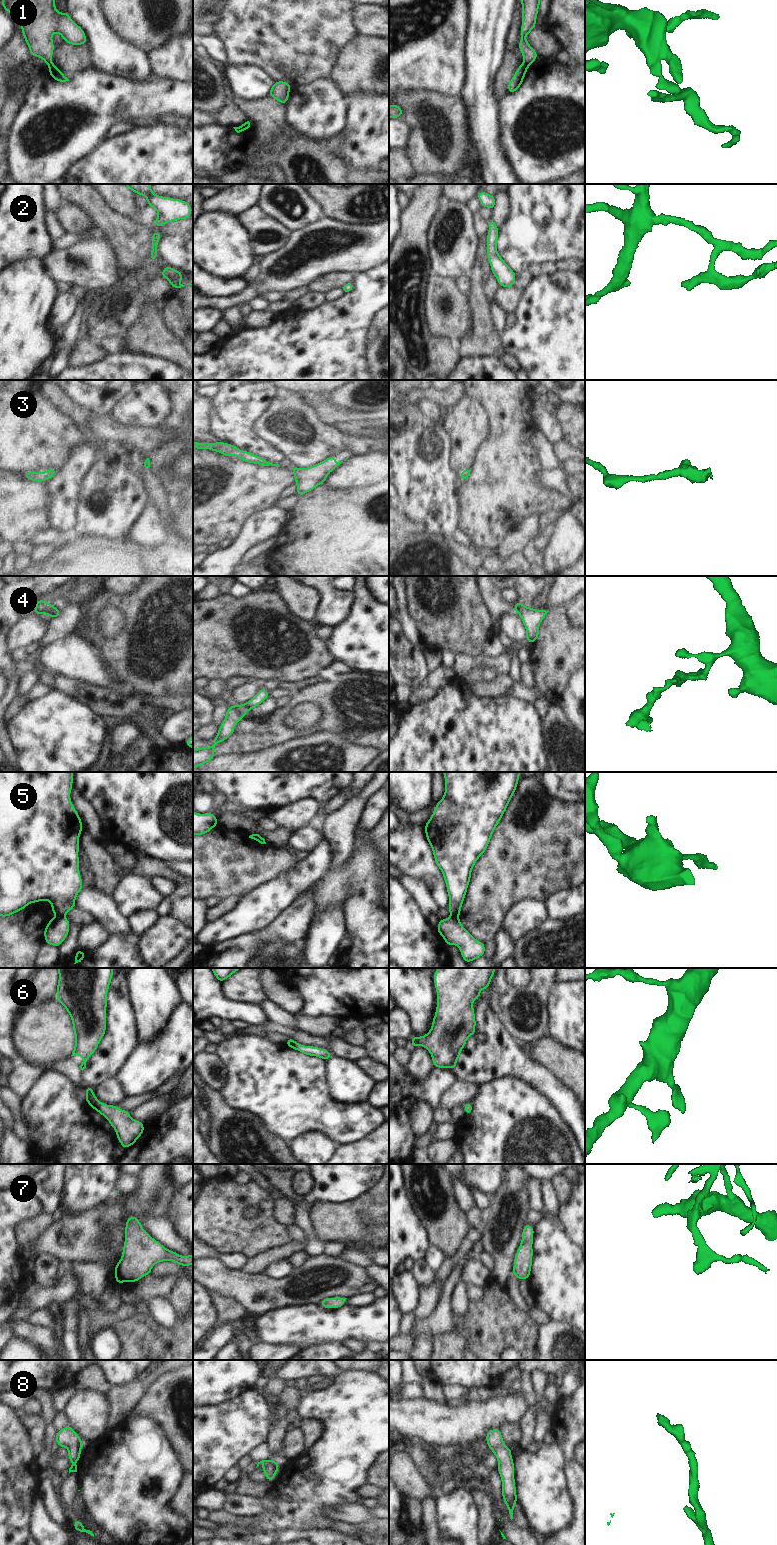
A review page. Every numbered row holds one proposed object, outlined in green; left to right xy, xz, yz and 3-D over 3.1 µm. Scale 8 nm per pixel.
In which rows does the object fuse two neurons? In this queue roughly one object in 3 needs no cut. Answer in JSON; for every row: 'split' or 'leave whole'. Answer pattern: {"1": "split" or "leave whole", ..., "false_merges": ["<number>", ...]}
{"1": "split", "2": "leave whole", "3": "leave whole", "4": "leave whole", "5": "split", "6": "leave whole", "7": "leave whole", "8": "leave whole", "false_merges": ["1", "5"]}

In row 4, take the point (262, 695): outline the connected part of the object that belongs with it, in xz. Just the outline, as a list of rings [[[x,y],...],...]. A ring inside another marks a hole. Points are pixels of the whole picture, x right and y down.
[[[262,687],[252,700],[247,701],[243,705],[231,705],[225,712],[226,718],[219,726],[219,731],[213,739],[213,745],[210,747],[199,747],[193,750],[193,769],[208,763],[214,758],[216,745],[234,733],[234,727],[246,716],[246,712],[260,705],[269,696],[270,694]]]

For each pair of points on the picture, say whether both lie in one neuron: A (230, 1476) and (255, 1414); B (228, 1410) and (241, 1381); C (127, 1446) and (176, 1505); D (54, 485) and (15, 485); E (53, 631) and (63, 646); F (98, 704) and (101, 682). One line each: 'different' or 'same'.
A: different
B: different
C: different
D: different
E: different
F: different

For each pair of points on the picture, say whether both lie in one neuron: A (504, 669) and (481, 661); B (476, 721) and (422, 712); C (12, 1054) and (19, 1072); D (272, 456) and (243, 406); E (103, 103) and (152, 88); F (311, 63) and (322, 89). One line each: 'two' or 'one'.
A: one
B: one
C: two
D: one
E: one
F: two

